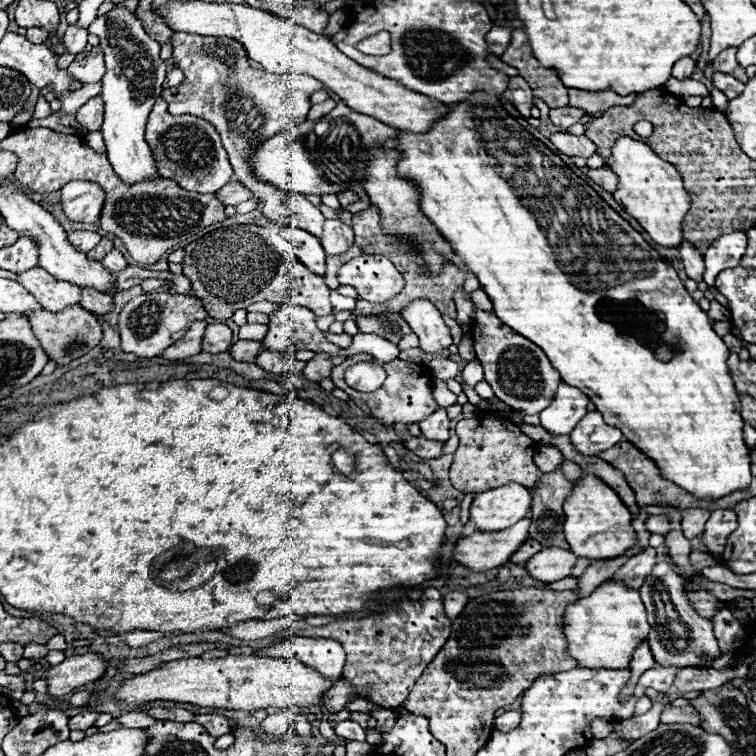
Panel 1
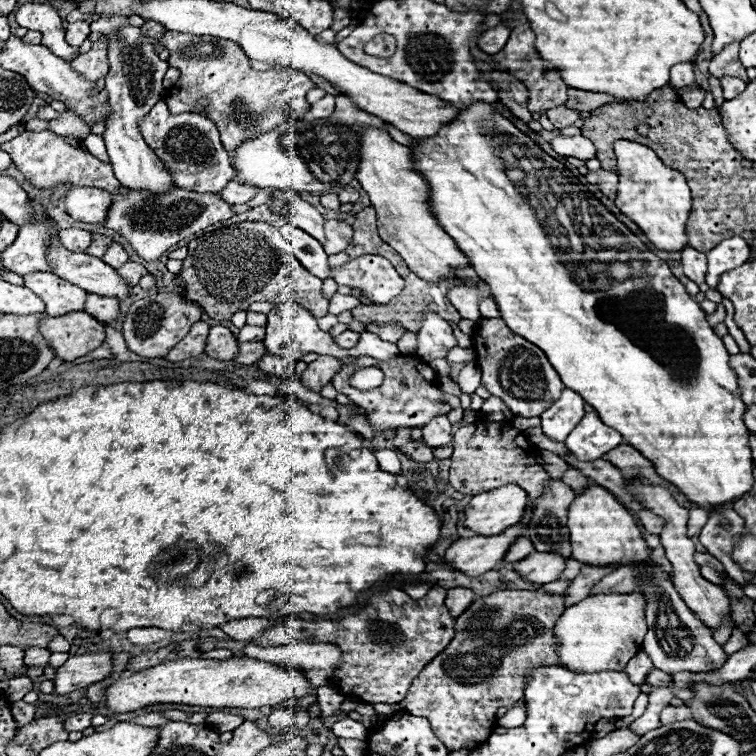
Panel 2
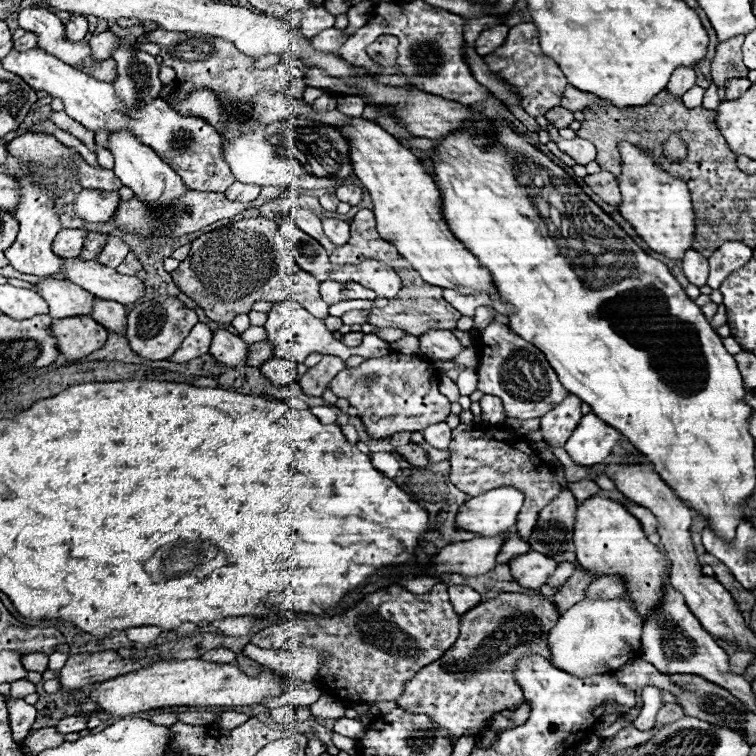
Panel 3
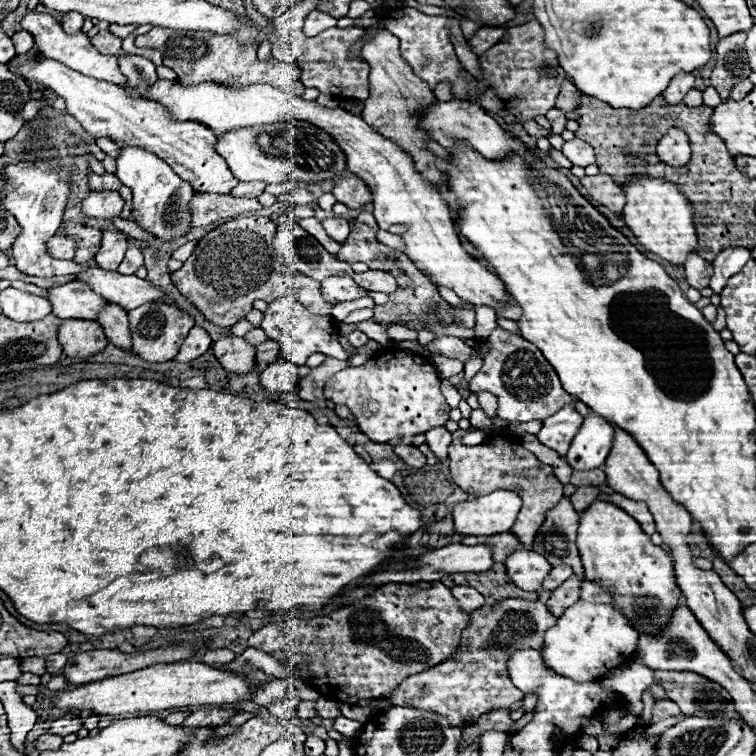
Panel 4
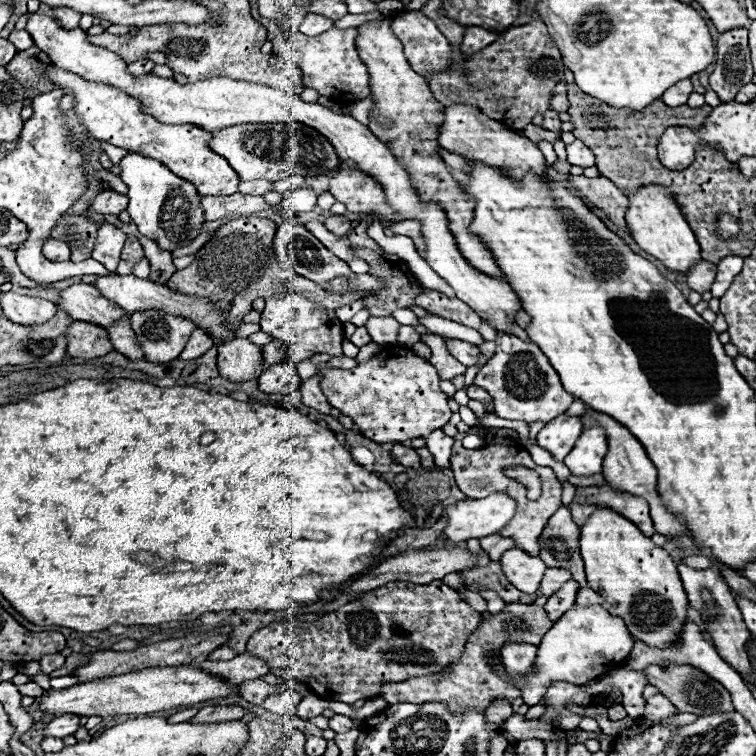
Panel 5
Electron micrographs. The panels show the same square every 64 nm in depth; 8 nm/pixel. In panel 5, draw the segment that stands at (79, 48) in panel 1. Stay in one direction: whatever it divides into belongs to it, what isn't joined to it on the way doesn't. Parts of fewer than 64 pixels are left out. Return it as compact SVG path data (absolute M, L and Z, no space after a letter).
M54 8L54 12L56 12L62 28L66 28L66 30L78 28L80 18L82 18L78 12L74 12L74 10L70 10L70 8Z

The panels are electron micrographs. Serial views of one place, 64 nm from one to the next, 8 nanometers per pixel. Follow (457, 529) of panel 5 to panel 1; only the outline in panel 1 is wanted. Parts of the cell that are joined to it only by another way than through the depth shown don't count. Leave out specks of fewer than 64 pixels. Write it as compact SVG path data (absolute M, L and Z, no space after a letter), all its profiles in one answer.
M510 482L476 494L470 506L470 522L476 530L498 532L526 518L532 508L532 492L522 484Z

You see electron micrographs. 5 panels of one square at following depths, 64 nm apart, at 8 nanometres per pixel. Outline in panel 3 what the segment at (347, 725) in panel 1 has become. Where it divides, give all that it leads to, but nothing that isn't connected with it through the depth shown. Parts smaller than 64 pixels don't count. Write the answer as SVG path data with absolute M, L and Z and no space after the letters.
M338 718L336 724L334 724L334 732L342 734L342 736L348 736L348 738L354 738L354 740L362 740L364 732L366 732L366 726L360 720Z

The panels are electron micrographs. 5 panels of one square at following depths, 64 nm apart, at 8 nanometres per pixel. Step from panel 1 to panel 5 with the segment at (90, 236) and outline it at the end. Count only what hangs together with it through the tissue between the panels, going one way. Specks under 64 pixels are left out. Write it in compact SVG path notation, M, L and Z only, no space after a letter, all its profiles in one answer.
M46 240L44 244L44 256L52 262L64 262L64 260L70 260L70 246L66 242L60 242L60 240Z

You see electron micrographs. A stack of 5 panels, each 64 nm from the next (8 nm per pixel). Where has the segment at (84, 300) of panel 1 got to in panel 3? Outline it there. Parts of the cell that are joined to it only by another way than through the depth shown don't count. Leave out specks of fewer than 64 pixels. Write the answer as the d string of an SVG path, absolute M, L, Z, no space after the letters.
M96 298L90 316L96 318L96 322L100 322L108 332L118 332L124 336L126 312L124 312L124 306L120 302Z

